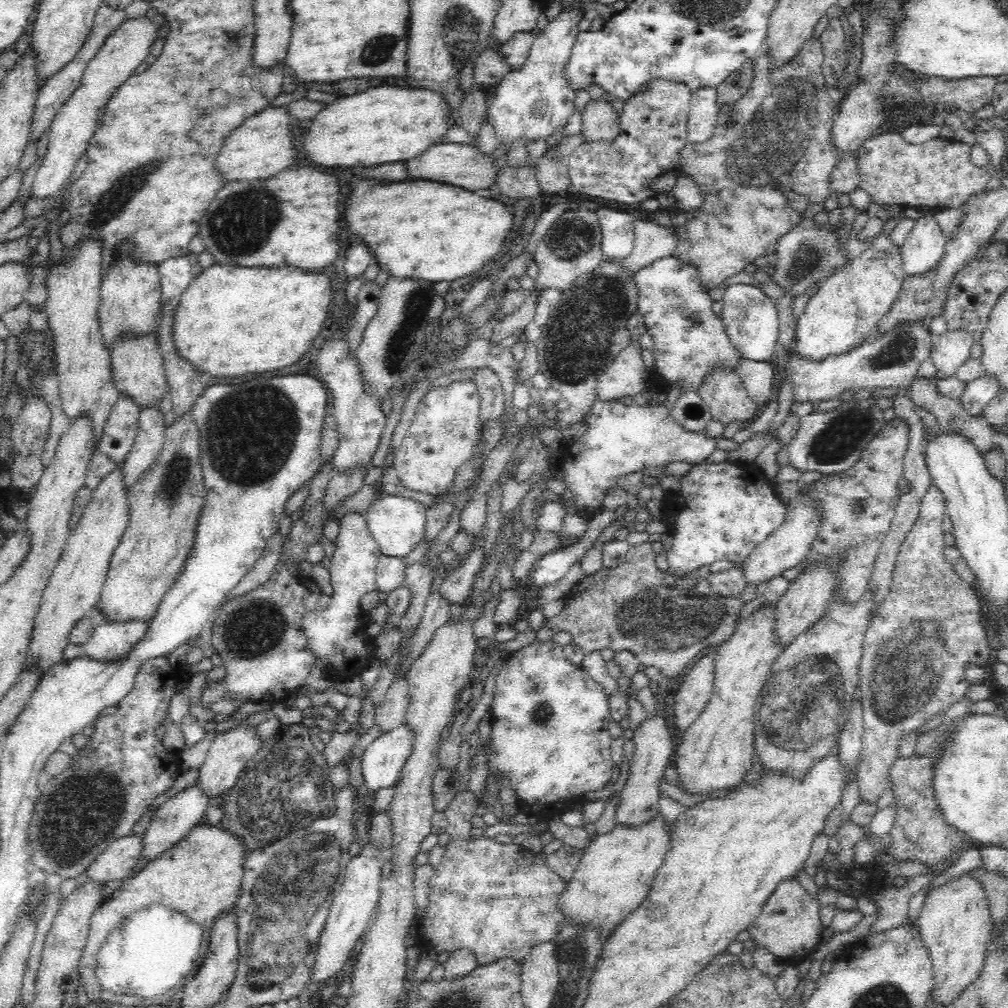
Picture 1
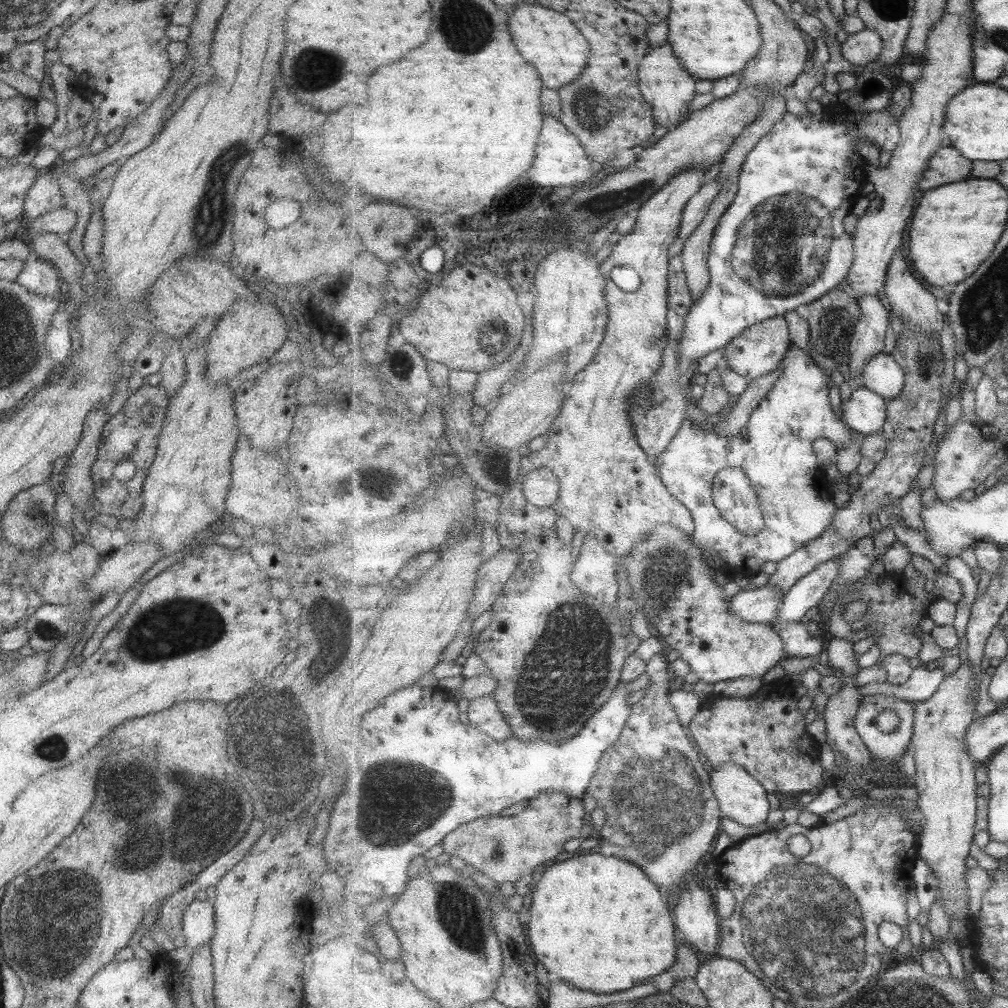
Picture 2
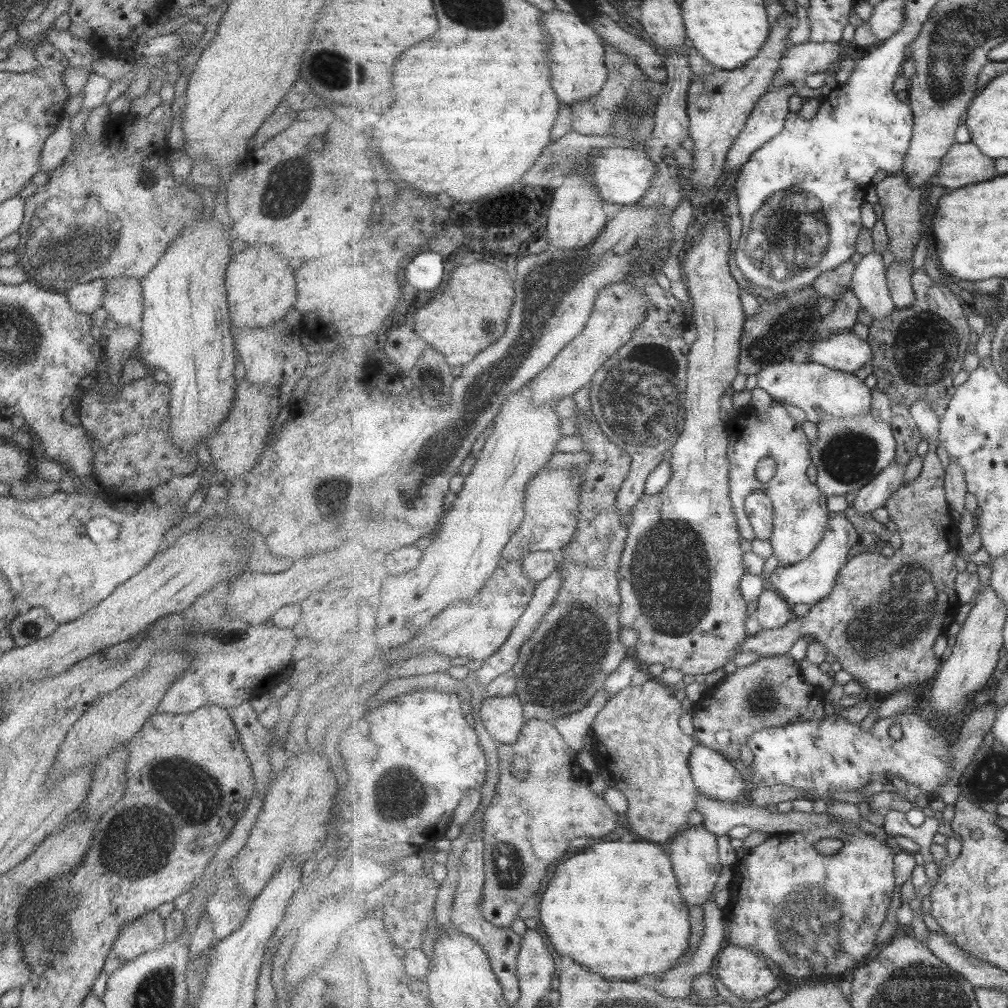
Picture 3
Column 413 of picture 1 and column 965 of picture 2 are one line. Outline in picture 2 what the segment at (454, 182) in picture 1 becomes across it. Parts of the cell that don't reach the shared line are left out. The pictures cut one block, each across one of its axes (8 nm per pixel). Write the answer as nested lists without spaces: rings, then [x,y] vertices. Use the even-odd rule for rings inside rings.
[[[949,146],[940,150],[931,157],[929,169],[925,171],[925,178],[921,181],[923,192],[954,182],[961,182],[971,178],[973,161],[954,147]]]

